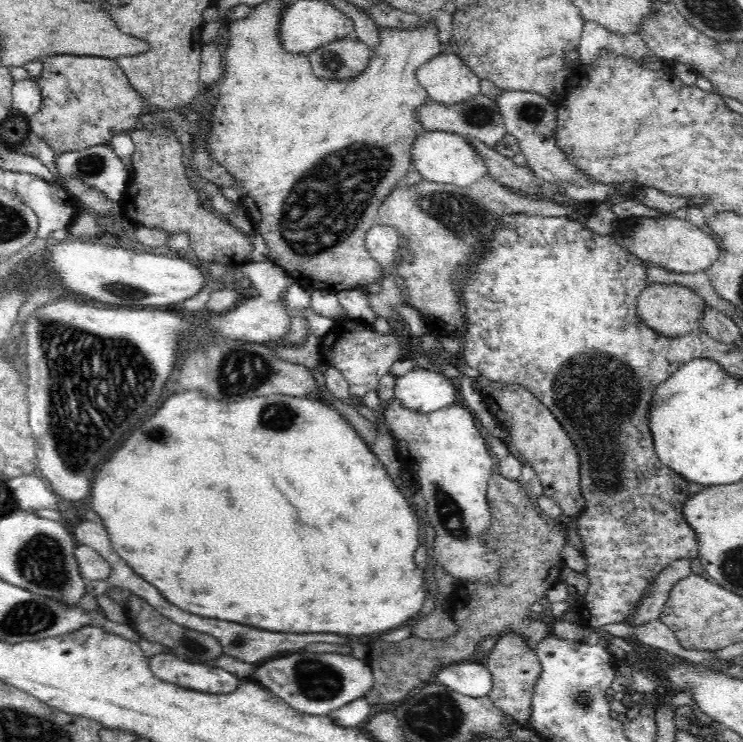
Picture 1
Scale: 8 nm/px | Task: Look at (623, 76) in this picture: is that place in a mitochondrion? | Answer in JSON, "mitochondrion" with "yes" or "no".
{"mitochondrion":"no"}

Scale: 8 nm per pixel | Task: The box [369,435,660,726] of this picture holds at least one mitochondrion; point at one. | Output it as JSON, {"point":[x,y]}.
{"point":[452,519]}

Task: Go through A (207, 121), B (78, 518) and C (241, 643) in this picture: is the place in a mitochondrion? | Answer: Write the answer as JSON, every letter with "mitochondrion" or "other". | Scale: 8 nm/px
{"A":"other","B":"other","C":"mitochondrion"}

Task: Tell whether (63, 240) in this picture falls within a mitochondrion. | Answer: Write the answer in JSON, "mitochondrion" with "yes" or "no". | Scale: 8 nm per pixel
{"mitochondrion":"no"}

